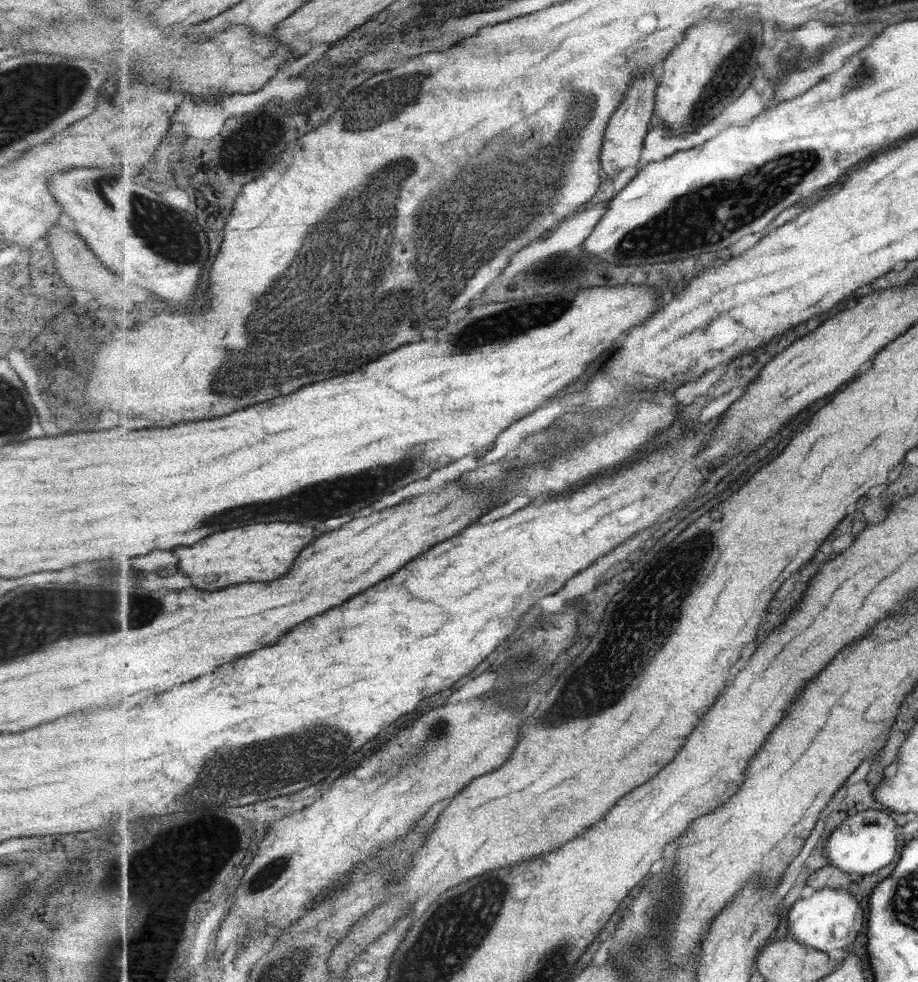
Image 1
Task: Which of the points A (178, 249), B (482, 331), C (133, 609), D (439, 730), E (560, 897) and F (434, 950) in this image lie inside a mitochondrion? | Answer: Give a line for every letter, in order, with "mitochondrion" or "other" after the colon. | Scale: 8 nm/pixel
A: mitochondrion
B: mitochondrion
C: mitochondrion
D: mitochondrion
E: other
F: mitochondrion

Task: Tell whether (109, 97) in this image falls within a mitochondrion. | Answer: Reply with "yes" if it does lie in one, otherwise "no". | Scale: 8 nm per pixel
no

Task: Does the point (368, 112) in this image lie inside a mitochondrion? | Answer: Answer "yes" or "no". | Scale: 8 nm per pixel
yes

